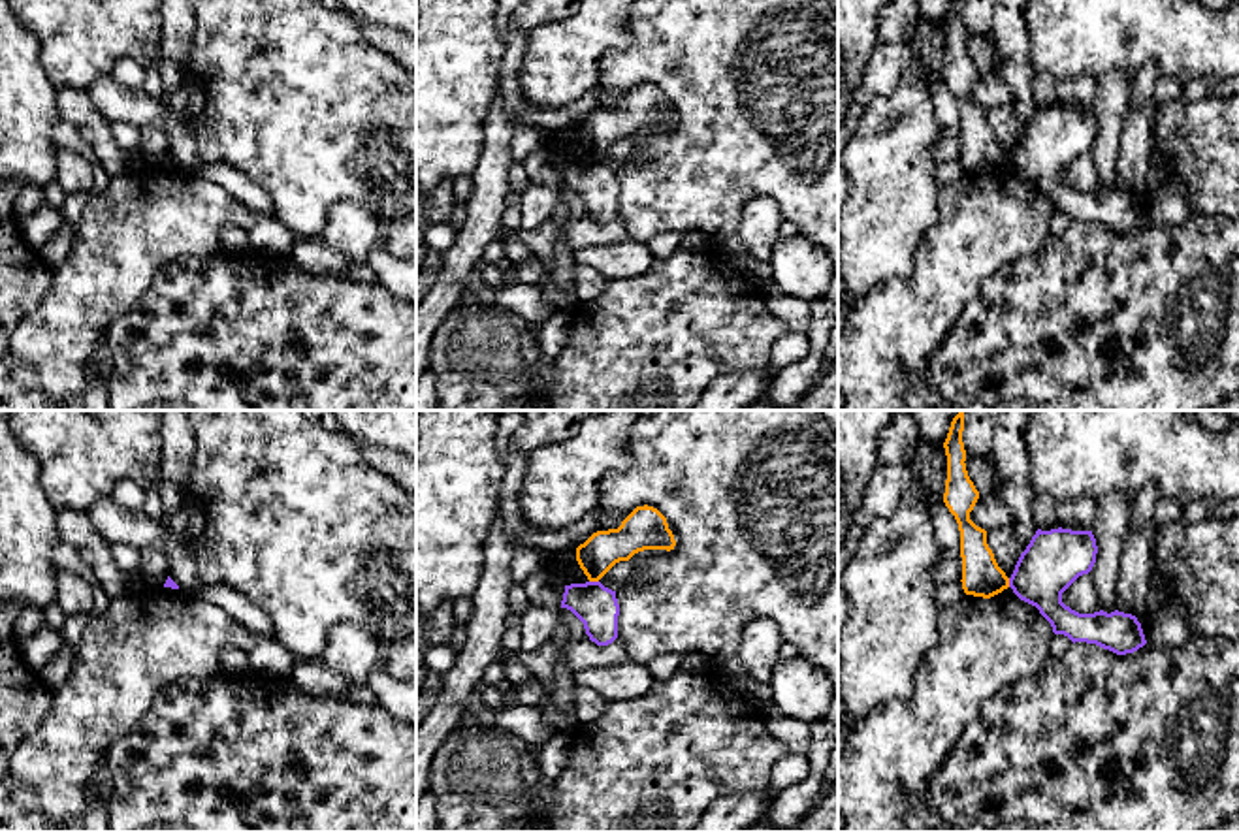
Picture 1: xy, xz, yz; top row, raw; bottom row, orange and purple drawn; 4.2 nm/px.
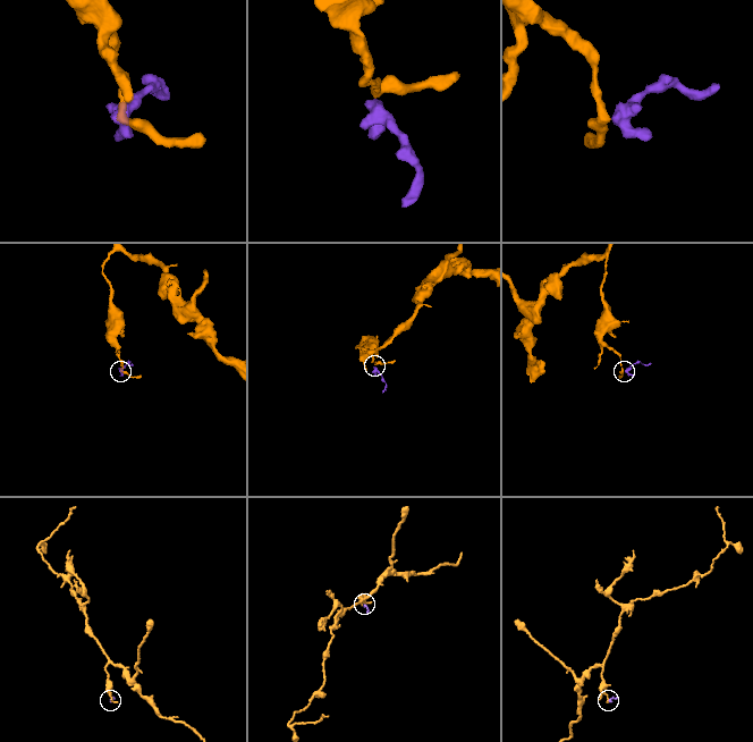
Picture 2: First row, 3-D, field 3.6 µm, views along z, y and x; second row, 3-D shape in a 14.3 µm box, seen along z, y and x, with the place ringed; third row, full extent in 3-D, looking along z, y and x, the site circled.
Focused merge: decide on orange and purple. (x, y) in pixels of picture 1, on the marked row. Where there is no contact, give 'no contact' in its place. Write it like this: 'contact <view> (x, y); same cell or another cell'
contact xz (594, 580); another cell

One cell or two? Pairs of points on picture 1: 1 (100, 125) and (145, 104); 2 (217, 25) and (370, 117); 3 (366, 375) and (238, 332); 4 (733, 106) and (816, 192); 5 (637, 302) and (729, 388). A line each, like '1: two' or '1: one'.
1: two
2: one
3: one
4: one
5: two

